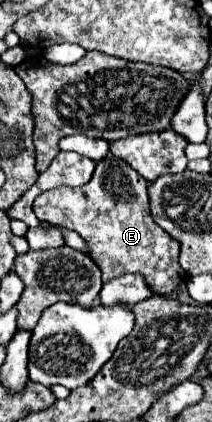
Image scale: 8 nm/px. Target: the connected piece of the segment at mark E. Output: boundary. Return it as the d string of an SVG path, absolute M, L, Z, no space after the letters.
M106 155L96 163L90 183L76 189L56 187L44 191L34 201L34 215L54 227L76 231L88 243L104 281L124 273L142 273L154 293L166 295L186 279L186 273L178 263L180 243L158 227L150 215L146 189L148 181L132 171L130 165Z

